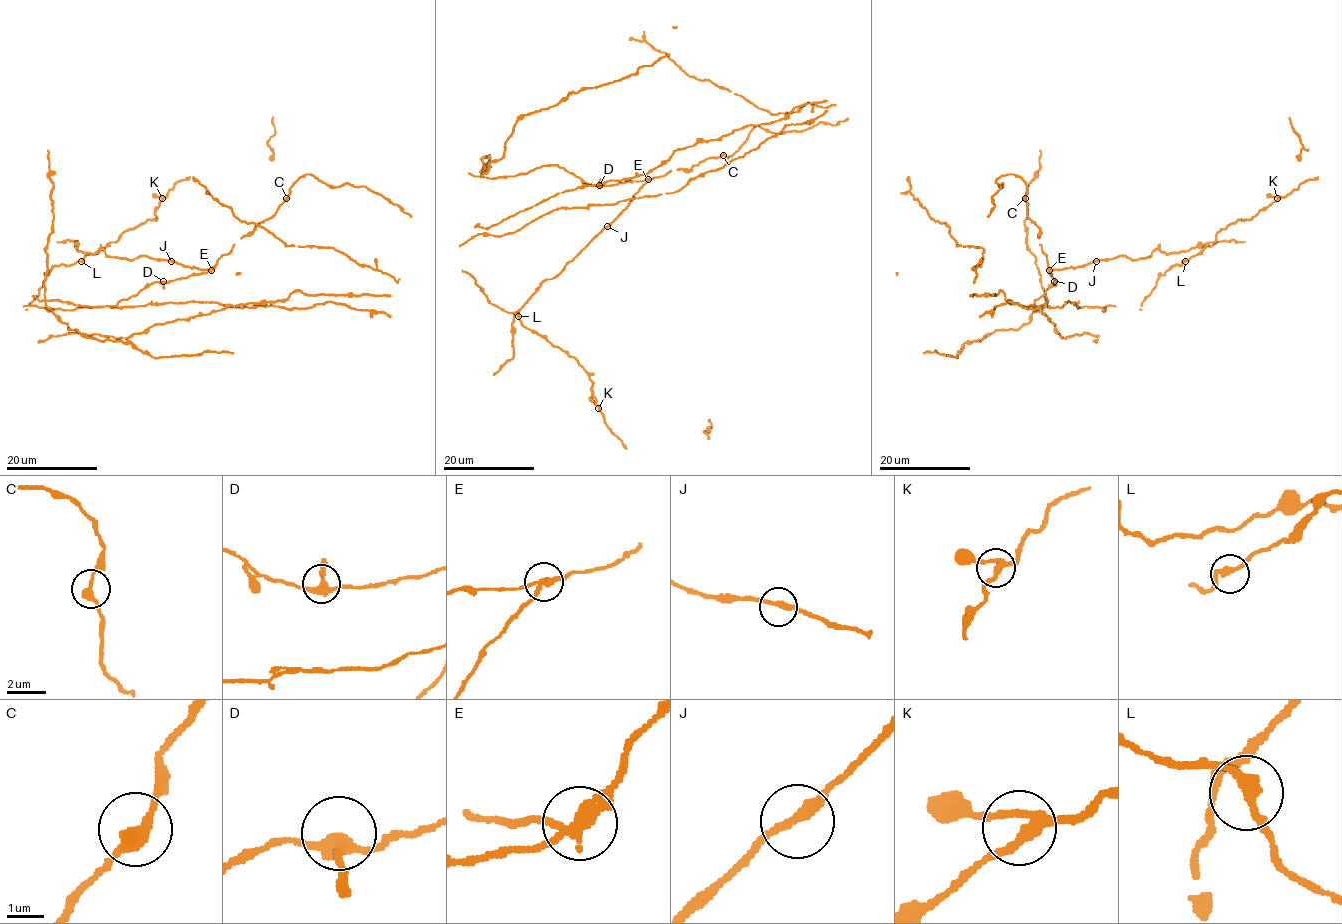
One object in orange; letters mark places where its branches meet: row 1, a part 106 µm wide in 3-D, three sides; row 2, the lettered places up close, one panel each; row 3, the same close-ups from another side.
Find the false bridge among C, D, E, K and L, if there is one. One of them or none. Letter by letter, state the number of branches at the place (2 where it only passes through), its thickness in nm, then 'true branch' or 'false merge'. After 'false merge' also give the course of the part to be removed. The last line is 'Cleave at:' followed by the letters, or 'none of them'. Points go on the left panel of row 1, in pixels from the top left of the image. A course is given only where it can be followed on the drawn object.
C: branches 2; calibre 320 nm; true branch
D: branches 3; calibre 300 nm; true branch
E: branches 3; calibre 280 nm; false merge; course (212, 269), (145, 256), (109, 257), (103, 249), (95, 253), (78, 251), (77, 241), (56, 241)
K: branches 3; calibre 240 nm; true branch
L: branches 2; calibre 280 nm; true branch
Cleave at: E

